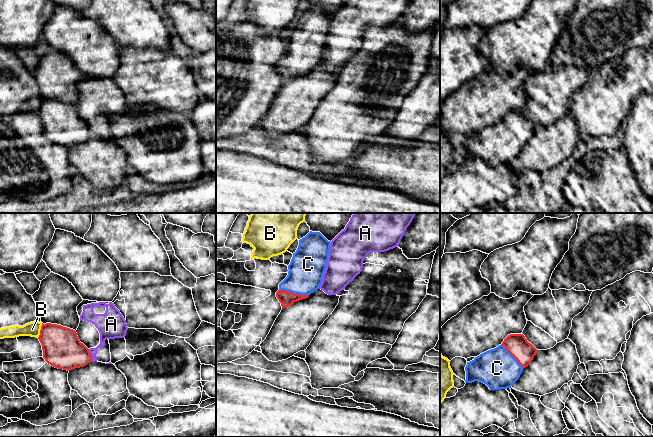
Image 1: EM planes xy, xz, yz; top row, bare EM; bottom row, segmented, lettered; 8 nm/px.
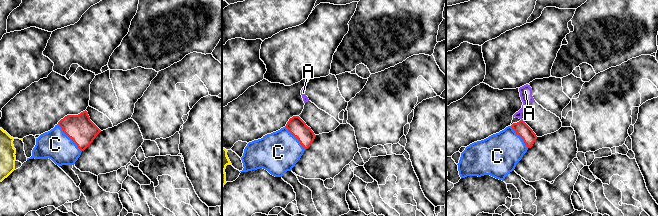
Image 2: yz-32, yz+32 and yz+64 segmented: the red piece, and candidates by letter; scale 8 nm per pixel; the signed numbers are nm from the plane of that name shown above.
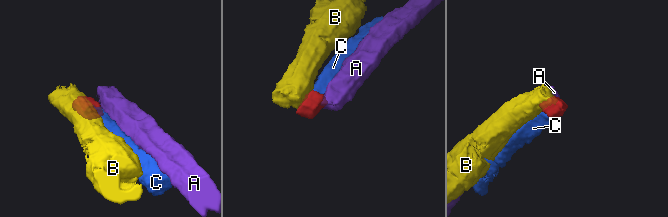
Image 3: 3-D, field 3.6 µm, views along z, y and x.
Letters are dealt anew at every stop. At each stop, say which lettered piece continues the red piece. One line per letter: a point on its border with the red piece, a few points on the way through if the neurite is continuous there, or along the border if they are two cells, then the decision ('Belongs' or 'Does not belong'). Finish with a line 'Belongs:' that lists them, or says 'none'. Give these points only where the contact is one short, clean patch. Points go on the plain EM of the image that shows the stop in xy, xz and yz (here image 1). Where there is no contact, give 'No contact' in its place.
A: Touches red at xy (90, 131). Boundary: xy (88, 125), (92, 137). Does not belong
B: Touches red at xy (40, 106). Boundary: xy (42, 99), (40, 110), (37, 113). Does not belong
C: Touches red at xz (293, 69). Path across: xz (286, 74), (293, 69), (307, 42). Belongs
Belongs: C

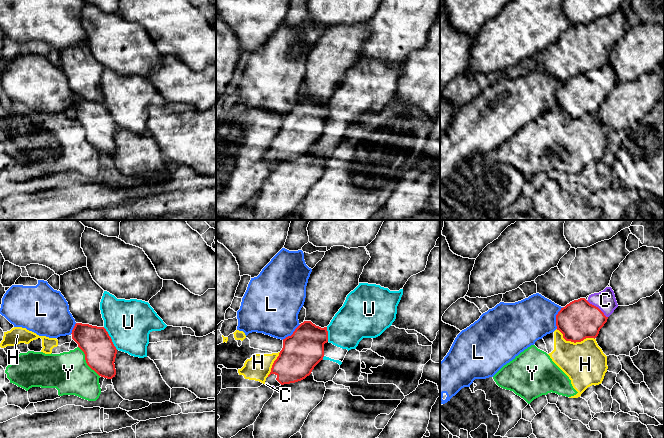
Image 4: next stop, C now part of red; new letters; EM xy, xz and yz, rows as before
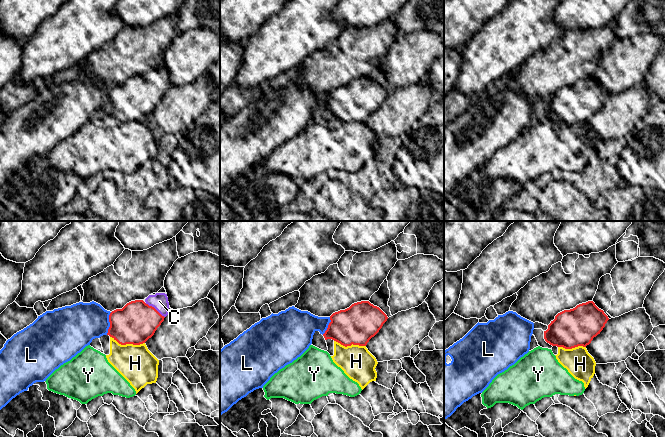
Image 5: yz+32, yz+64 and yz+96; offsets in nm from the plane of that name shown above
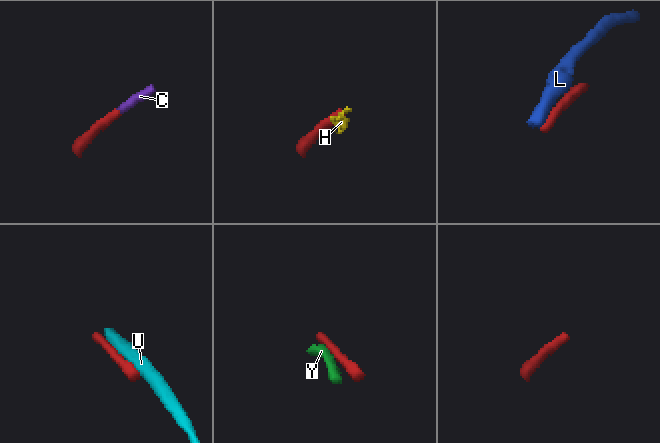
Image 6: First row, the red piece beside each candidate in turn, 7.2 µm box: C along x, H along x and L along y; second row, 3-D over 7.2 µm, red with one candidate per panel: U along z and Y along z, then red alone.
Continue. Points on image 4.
C: Touches red at yz (597, 83). Path across: yz (578, 96), (587, 93), (597, 83), (605, 76). Belongs
H: Touches red at yz (574, 118). Does not belong
L: Touches red at yz (556, 94). Boundary: yz (563, 83), (556, 91), (556, 104). Does not belong
U: Touches red at xy (110, 114). Does not belong
Y: Touches red at xy (86, 137). Does not belong
Belongs: C

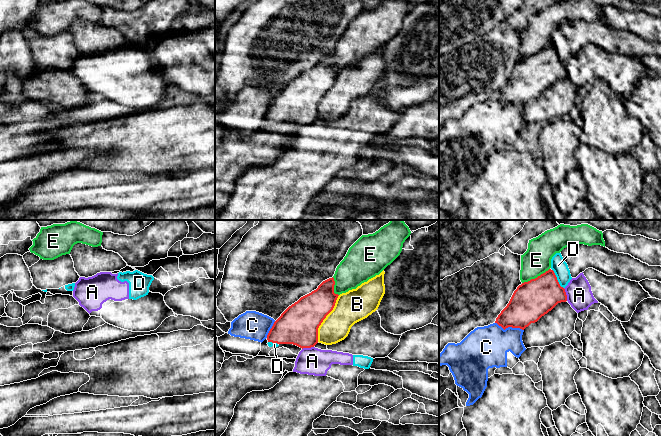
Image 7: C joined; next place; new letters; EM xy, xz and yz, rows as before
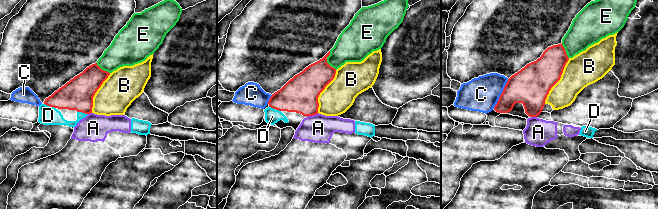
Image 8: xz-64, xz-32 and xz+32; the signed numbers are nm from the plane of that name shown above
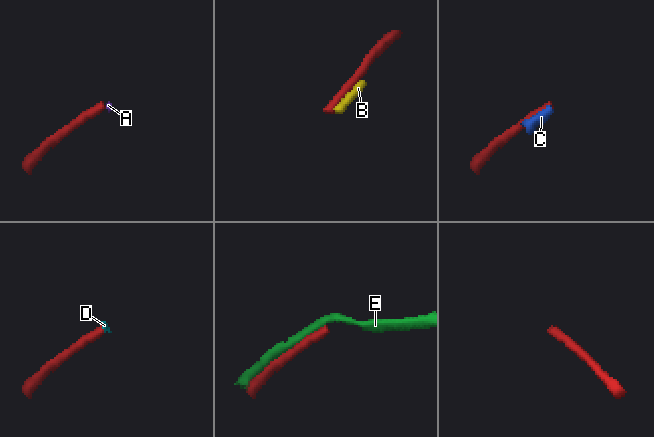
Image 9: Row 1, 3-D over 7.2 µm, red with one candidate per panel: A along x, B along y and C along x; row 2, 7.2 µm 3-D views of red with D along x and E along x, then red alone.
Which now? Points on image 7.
A: Touches red at yz (565, 70). Boundary: yz (563, 64), (567, 76). Does not belong
B: Touches red at xz (325, 93). Does not belong
C: Touches red at yz (509, 102). Does not belong
D: Touches red at yz (556, 55). Boundary: yz (552, 45), (558, 59), (563, 64). Does not belong
E: Touches red at yz (535, 54). Does not belong
Belongs: none

